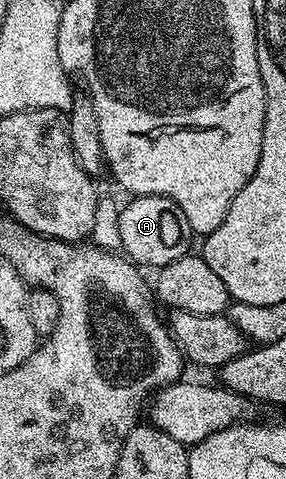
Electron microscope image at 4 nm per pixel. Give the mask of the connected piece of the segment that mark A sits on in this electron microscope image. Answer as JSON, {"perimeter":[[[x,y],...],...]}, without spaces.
{"perimeter":[[[136,196],[127,201],[126,205],[118,208],[120,242],[121,251],[133,263],[143,269],[157,270],[168,266],[168,262],[176,262],[176,258],[185,256],[191,251],[192,233],[188,226],[188,218],[184,218],[180,206],[176,206],[172,198]]]}

